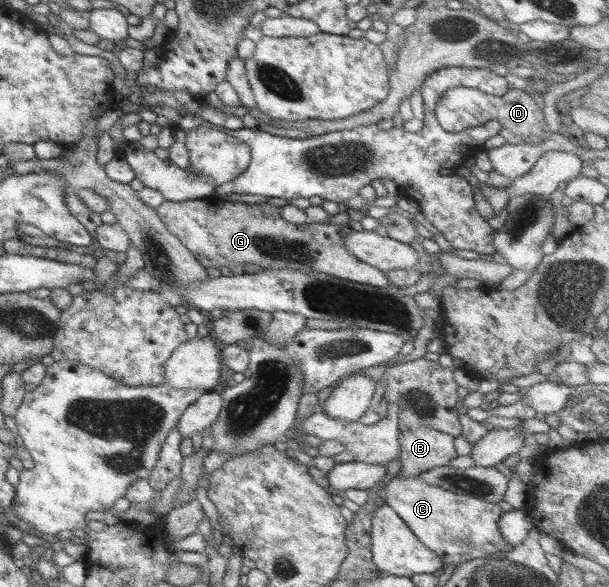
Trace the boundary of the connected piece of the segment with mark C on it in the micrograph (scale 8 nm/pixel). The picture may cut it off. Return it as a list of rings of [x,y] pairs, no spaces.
[[[395,476],[380,486],[389,506],[412,531],[412,534],[432,551],[442,564],[456,566],[467,560],[486,558],[495,552],[508,551],[510,546],[498,532],[498,519],[503,513],[496,503],[466,494],[456,494],[434,487],[417,477]]]

